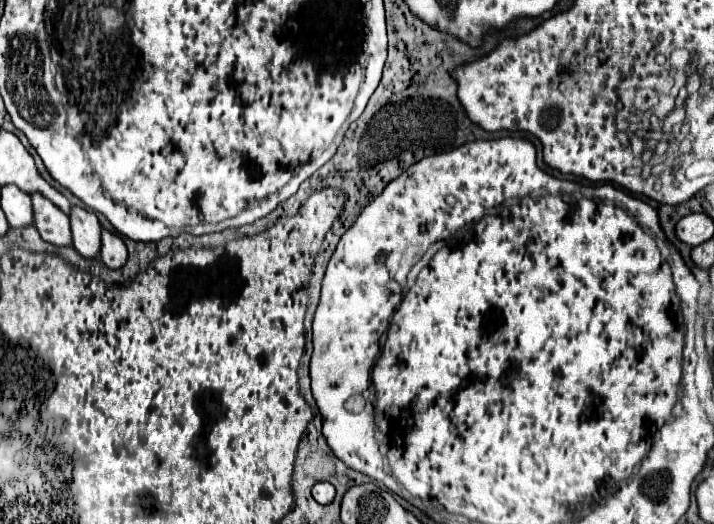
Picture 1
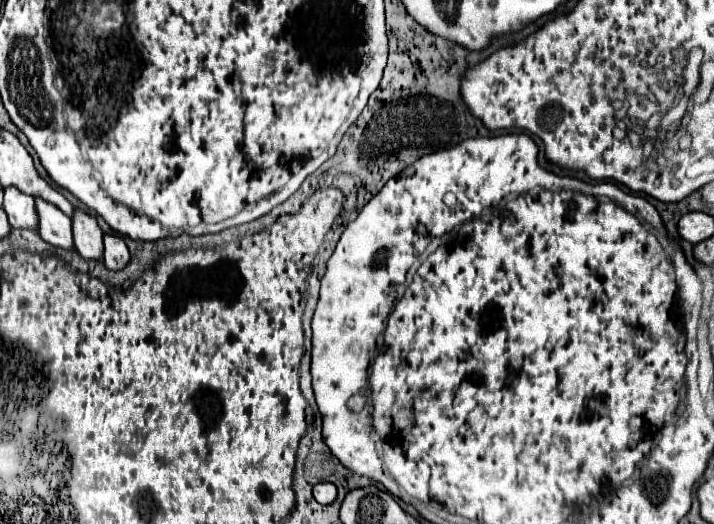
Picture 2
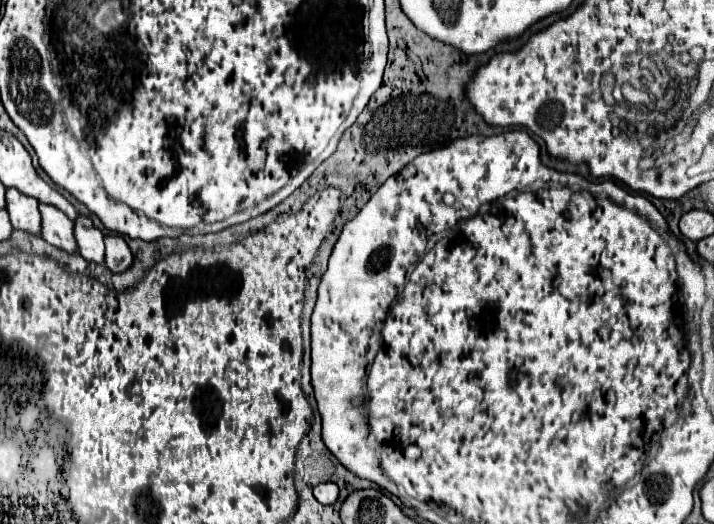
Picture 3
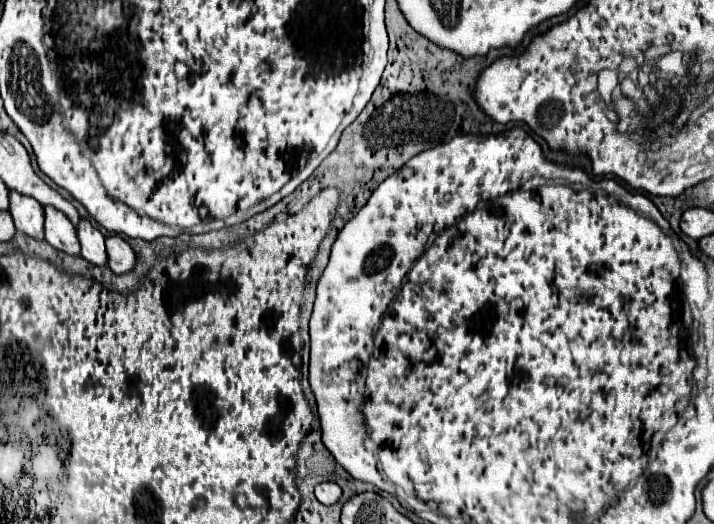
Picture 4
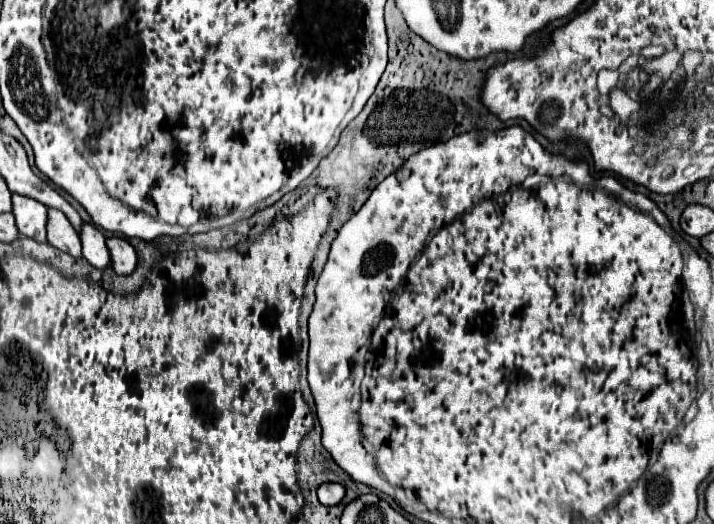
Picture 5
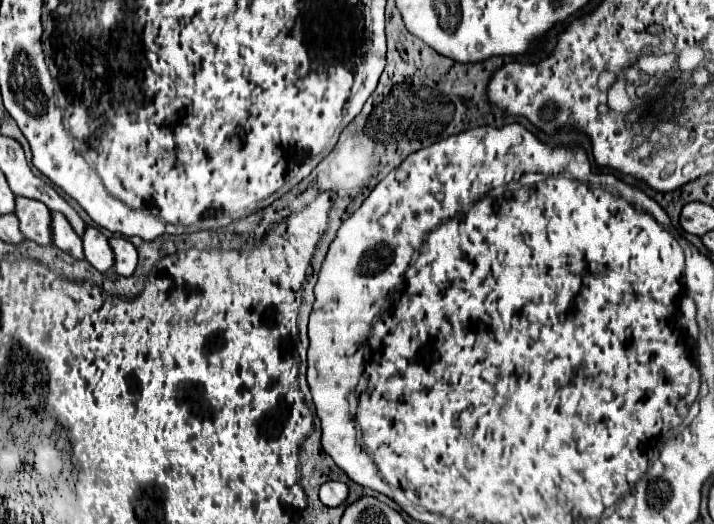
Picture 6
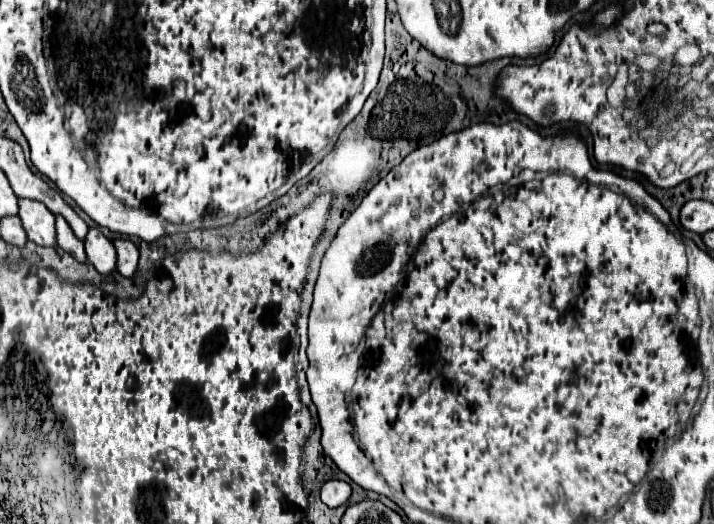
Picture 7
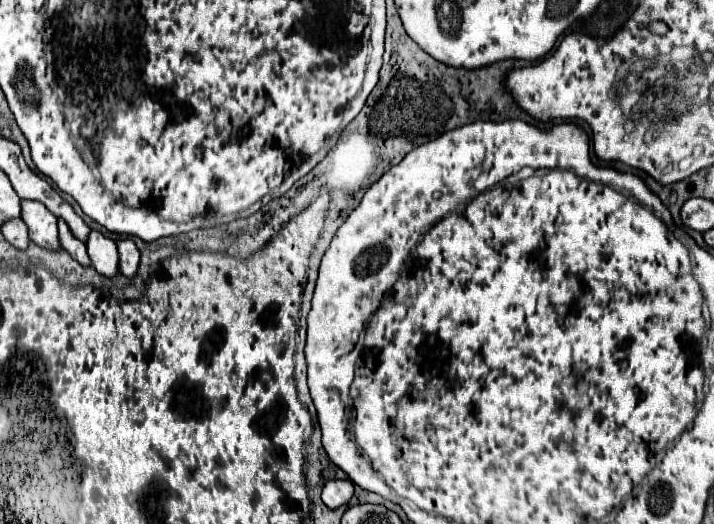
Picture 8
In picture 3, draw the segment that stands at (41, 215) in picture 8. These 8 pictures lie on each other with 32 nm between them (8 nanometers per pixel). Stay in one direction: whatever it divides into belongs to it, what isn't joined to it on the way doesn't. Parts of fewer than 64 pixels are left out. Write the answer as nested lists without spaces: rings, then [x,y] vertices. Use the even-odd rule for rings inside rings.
[[[16,188],[6,190],[6,212],[10,214],[10,222],[16,230],[26,230],[32,234],[40,234],[40,212],[38,200],[16,192]]]

